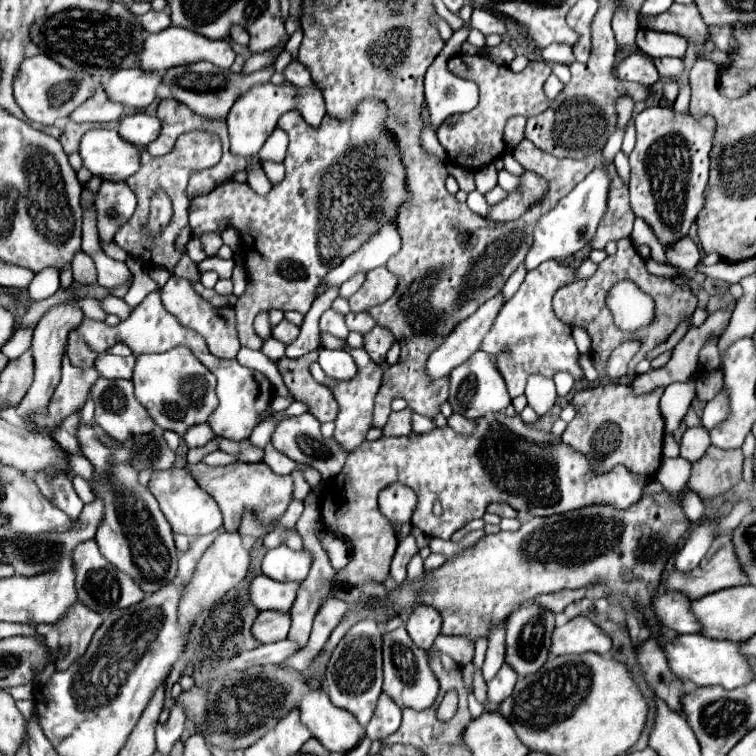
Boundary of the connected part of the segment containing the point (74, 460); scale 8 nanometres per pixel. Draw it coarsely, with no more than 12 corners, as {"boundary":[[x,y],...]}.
{"boundary":[[71,456],[71,472],[93,482],[93,466],[85,456]]}

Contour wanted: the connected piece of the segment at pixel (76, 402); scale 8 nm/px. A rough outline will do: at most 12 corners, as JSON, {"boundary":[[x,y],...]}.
{"boundary":[[63,358],[63,376],[37,416],[41,432],[51,432],[75,414],[99,378],[95,368],[79,370]]}

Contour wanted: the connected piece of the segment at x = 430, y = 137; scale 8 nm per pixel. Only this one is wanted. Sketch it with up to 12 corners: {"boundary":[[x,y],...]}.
{"boundary":[[427,102],[421,108],[421,146],[445,164],[447,154],[439,144],[429,116]]}

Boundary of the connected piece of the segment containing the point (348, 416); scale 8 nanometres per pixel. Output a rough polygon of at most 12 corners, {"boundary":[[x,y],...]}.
{"boundary":[[363,348],[345,350],[359,374],[333,382],[309,370],[339,402],[333,438],[355,450],[371,430],[383,368]]}

